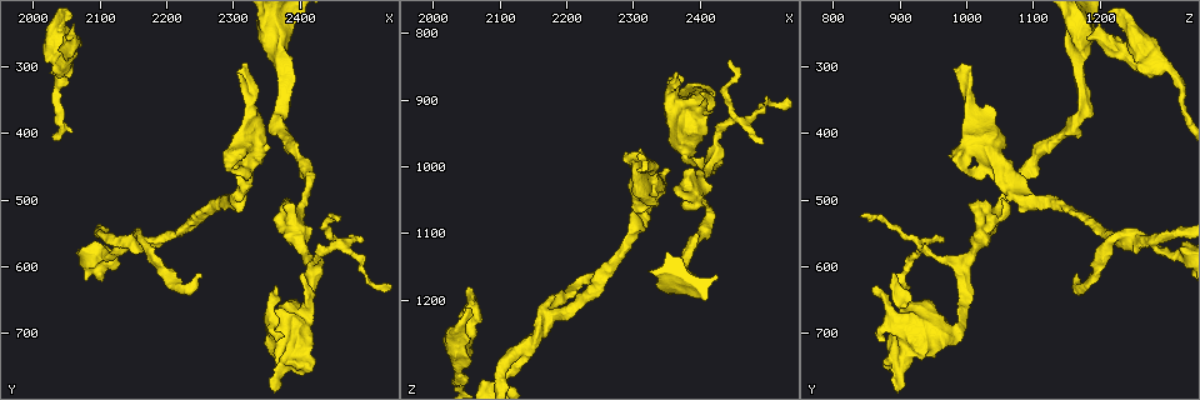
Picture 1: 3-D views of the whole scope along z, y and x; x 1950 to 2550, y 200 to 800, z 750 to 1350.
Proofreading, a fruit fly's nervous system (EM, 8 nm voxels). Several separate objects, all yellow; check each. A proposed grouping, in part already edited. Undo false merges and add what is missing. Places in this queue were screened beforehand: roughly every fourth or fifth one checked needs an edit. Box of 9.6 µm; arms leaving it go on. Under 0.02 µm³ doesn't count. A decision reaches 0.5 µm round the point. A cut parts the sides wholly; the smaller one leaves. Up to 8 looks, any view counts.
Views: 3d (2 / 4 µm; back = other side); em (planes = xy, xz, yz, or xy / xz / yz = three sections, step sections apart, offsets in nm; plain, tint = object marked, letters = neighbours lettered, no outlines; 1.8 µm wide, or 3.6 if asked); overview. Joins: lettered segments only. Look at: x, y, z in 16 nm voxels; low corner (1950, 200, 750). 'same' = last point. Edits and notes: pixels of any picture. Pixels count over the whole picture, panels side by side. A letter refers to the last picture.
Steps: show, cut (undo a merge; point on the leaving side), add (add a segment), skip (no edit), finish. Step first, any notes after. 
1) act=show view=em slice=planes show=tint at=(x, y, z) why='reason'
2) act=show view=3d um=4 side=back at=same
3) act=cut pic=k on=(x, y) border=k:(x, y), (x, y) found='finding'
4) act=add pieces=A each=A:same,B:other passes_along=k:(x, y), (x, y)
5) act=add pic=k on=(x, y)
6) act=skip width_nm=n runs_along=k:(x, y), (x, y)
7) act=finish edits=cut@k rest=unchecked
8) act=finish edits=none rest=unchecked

act=show view=3d um=4 at=(2250, 610, 1170) why='an open end'

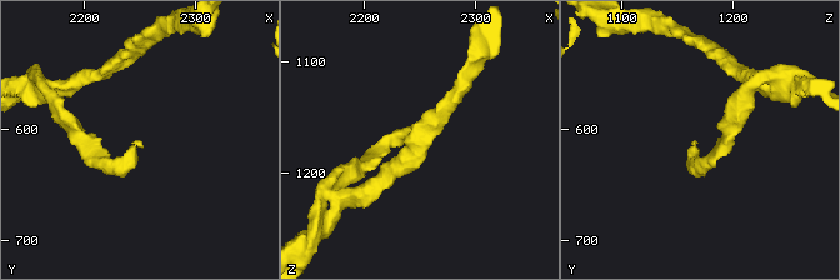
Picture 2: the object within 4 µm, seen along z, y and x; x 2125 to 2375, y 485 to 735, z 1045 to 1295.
act=show view=em um=3.6 slice=yz step=4 show=letters at=(2248, 614, 1168) why='now the EM'

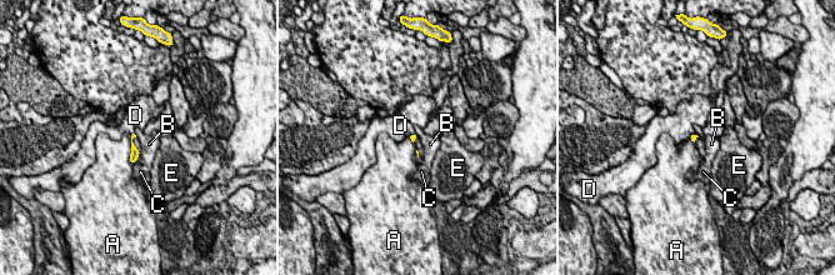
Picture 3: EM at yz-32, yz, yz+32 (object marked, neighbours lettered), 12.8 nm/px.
act=show view=em um=3.6 slice=planes show=letters at=same why='another direction'

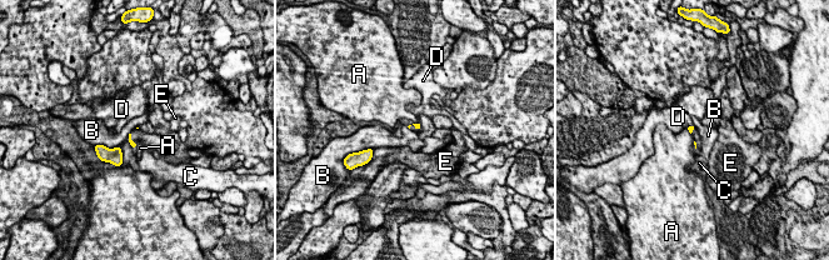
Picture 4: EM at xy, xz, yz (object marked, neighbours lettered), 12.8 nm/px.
act=skip each=A:other,B:other,C:other,D:other,E:other found='no lettered segment goes on from it'

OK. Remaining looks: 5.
act=show view=3d um=2 side=back at=(2365, 715, 875) why='free end'

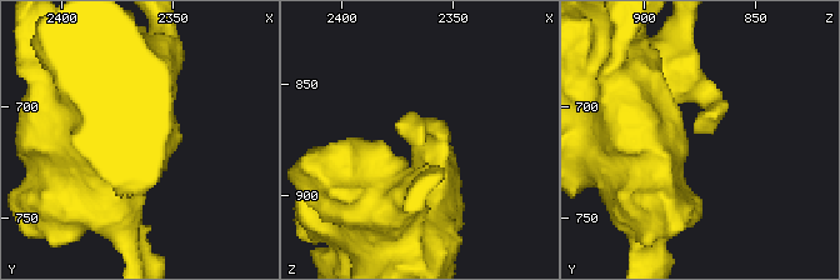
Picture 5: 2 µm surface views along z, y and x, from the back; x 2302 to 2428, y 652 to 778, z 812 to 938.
act=show view=em slice=planes show=plain at=(2363, 711, 876) why='now the EM'

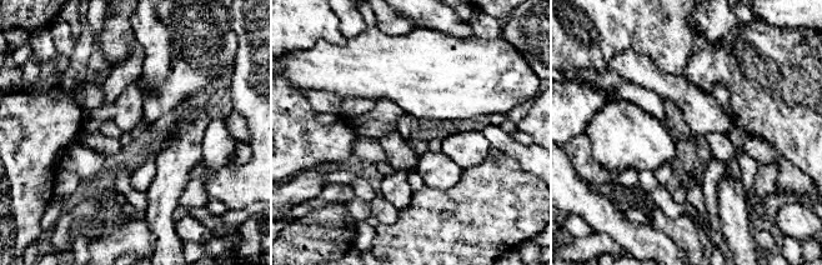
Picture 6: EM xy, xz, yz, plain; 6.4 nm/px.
act=show view=em slice=planes show=letters at=same

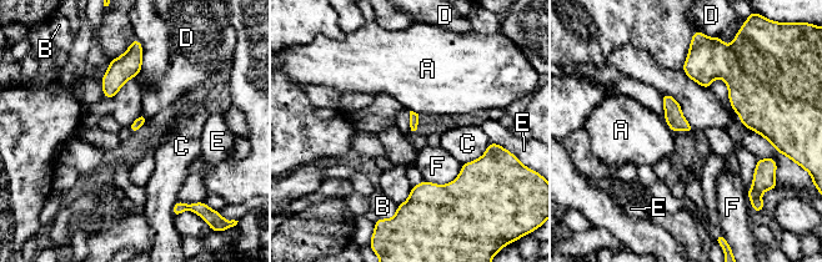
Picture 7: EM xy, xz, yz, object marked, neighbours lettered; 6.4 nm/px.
act=skip each=A:other,B:other,C:other,D:other,E:other,F:other border=7:(663, 120), (672, 132) found='no lettered segment goes on from it'

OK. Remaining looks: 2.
act=show view=3d um=2 at=(2055, 260, 1180) why='free end'

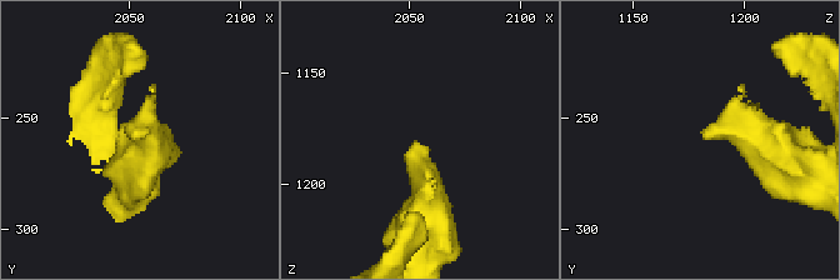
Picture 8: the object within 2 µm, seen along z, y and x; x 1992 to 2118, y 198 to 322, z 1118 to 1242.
act=show view=em slice=planes show=letters at=(2054, 258, 1180) why='now the EM'

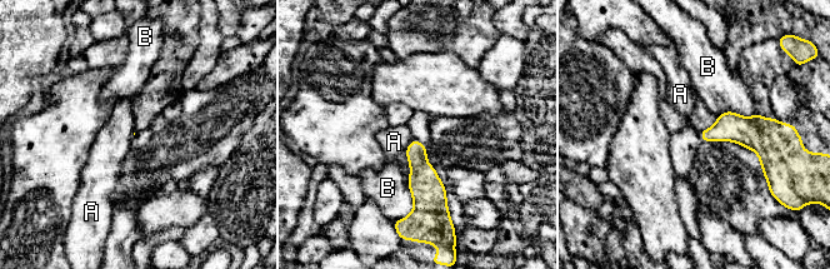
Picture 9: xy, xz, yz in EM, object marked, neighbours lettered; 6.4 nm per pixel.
act=skip each=A:other,B:other border=9:(411, 139), (404, 152) found='no lettered segment goes on from it'

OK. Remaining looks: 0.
act=finish edits=none rest=unchecked

